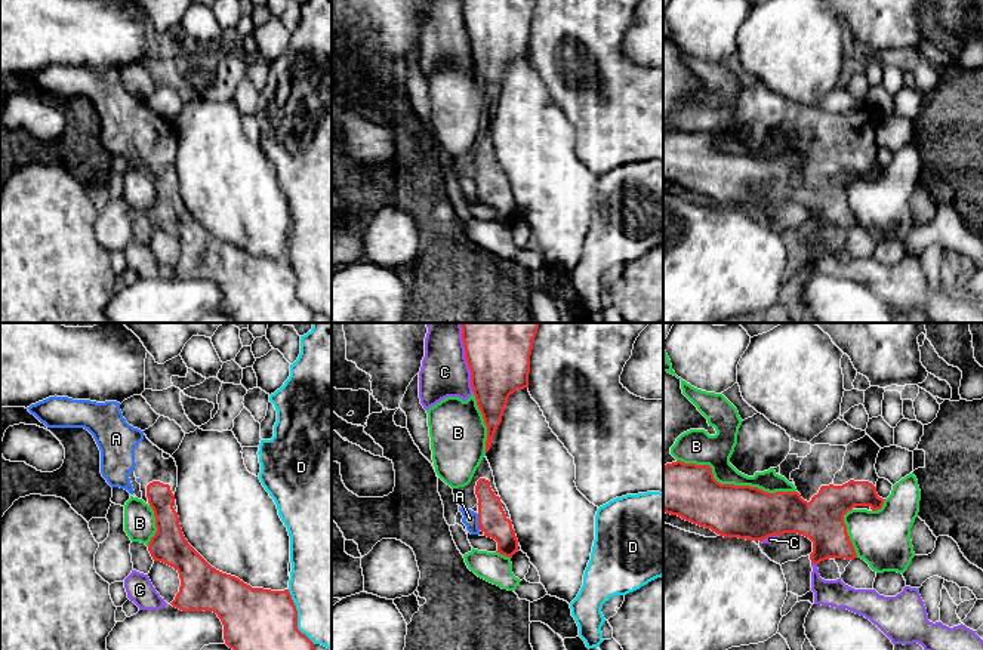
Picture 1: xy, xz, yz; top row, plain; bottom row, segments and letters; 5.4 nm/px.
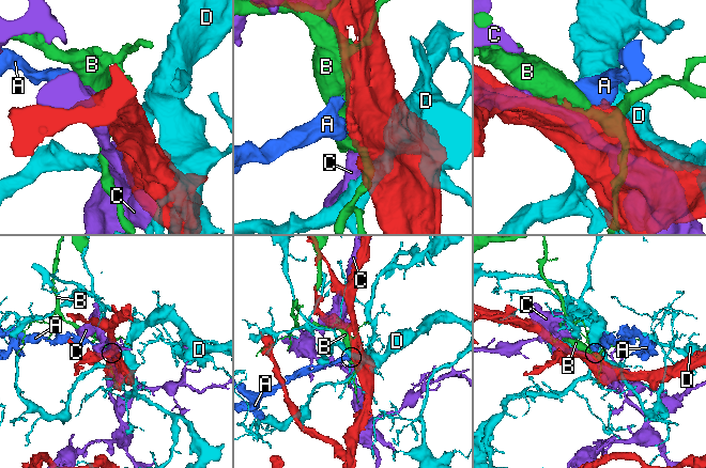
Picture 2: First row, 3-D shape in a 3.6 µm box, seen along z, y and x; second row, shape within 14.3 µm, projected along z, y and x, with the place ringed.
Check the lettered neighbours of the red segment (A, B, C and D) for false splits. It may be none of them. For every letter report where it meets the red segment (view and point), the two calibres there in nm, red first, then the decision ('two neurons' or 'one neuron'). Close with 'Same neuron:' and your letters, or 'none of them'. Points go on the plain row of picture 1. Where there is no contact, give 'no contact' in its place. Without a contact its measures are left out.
A: meets red in xz at (478, 190); 160 nm thick on the red side, 80 nm on the other; one neuron
B: meets red in yz at (733, 153); 300 nm thick on the red side, 180 nm on the other; two neurons
C: meets red in xz at (467, 30); 340 nm thick on the red side, 260 nm on the other; two neurons
D: meets red in xy at (296, 286); 400 nm thick on the red side, 440 nm on the other; two neurons
Same neuron: A

